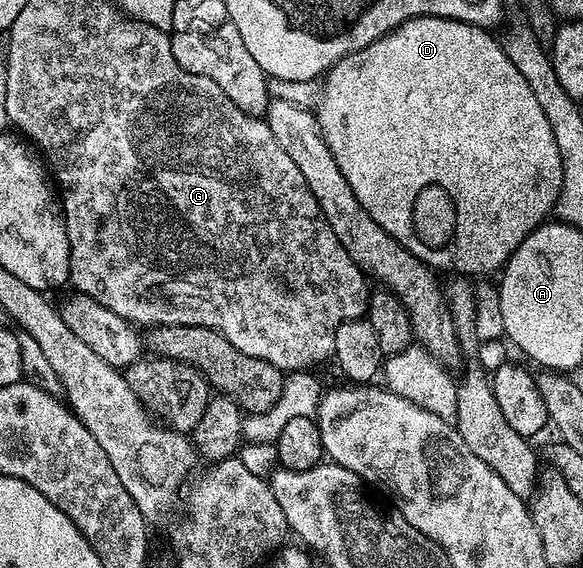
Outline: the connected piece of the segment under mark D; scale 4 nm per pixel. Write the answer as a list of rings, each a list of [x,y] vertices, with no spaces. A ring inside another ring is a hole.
[[[412,17],[386,36],[378,38],[370,47],[362,51],[347,53],[337,65],[333,65],[323,78],[324,100],[315,110],[320,123],[320,133],[338,163],[350,191],[354,191],[358,203],[402,247],[411,251],[419,261],[433,270],[449,269],[449,274],[463,275],[469,279],[480,279],[483,273],[495,274],[503,270],[504,264],[514,255],[514,251],[537,227],[549,220],[562,190],[562,162],[554,132],[542,111],[526,79],[518,68],[507,58],[503,44],[492,38],[493,34],[477,25],[462,23],[445,17]]]

